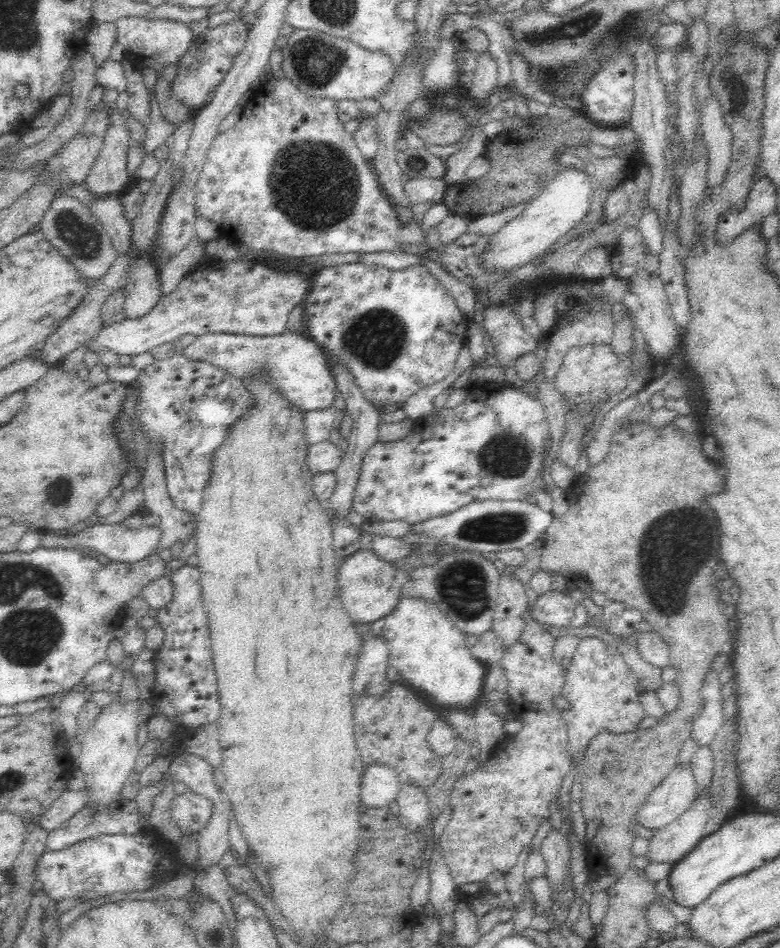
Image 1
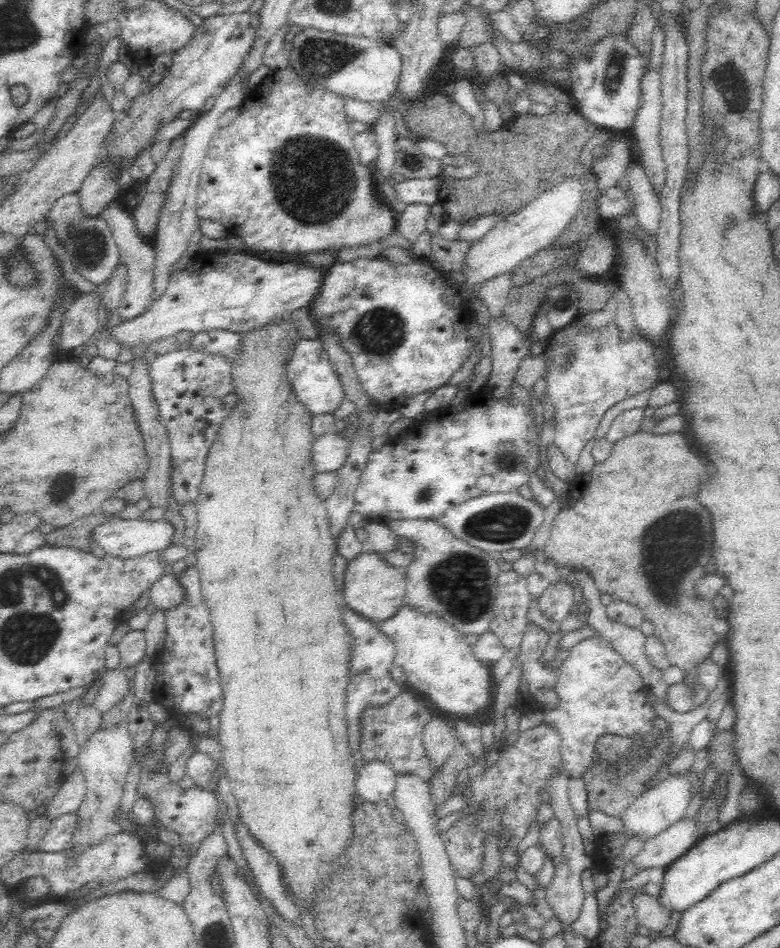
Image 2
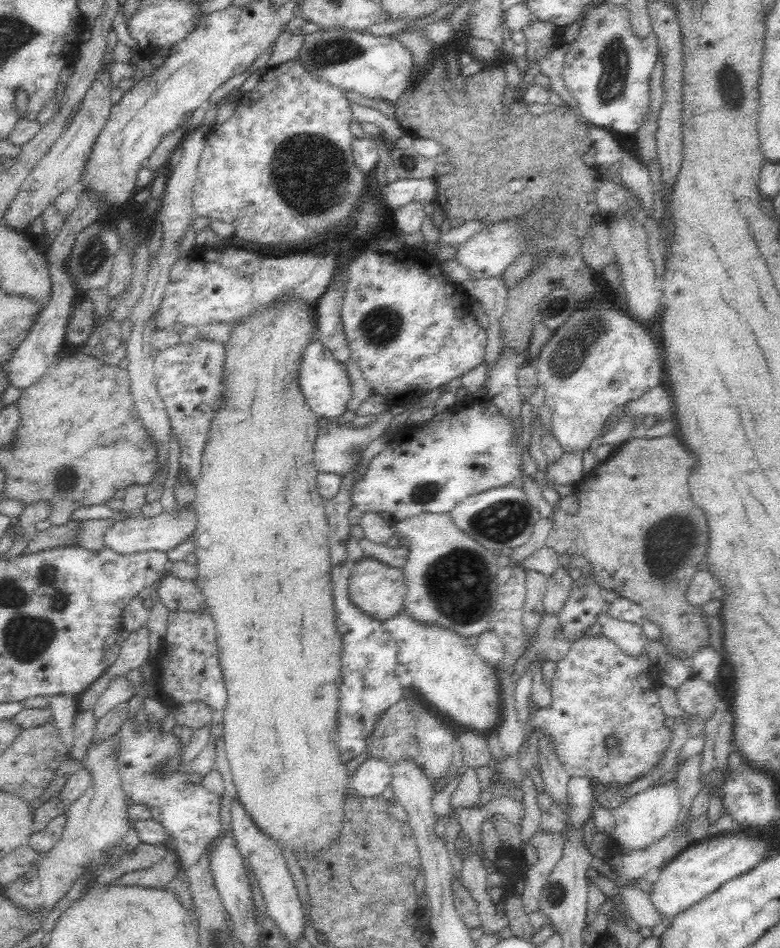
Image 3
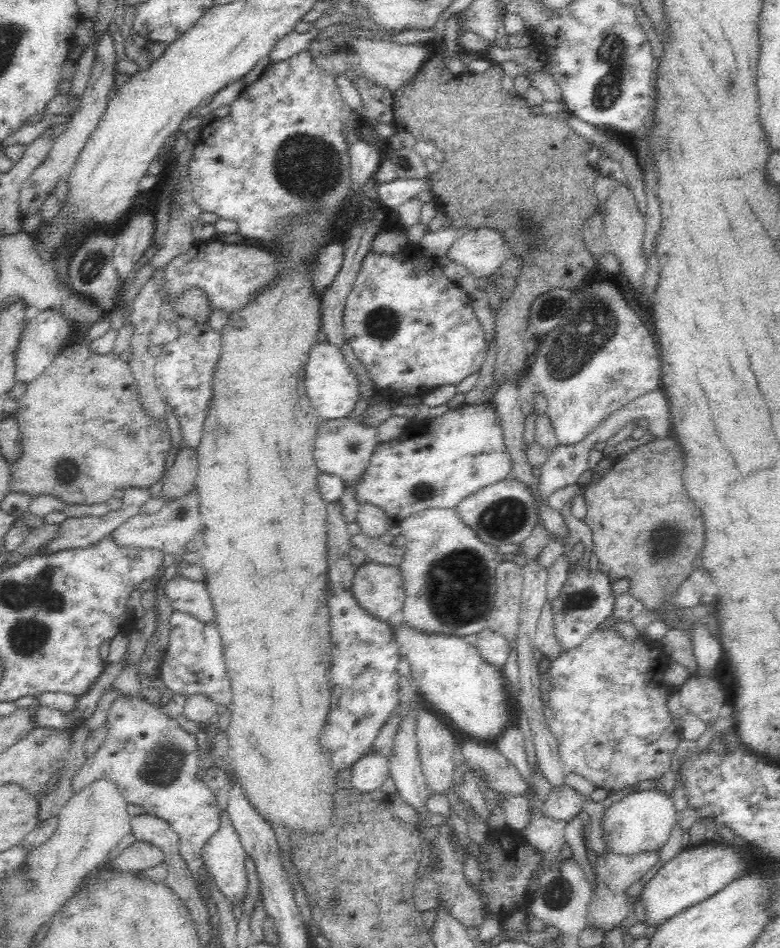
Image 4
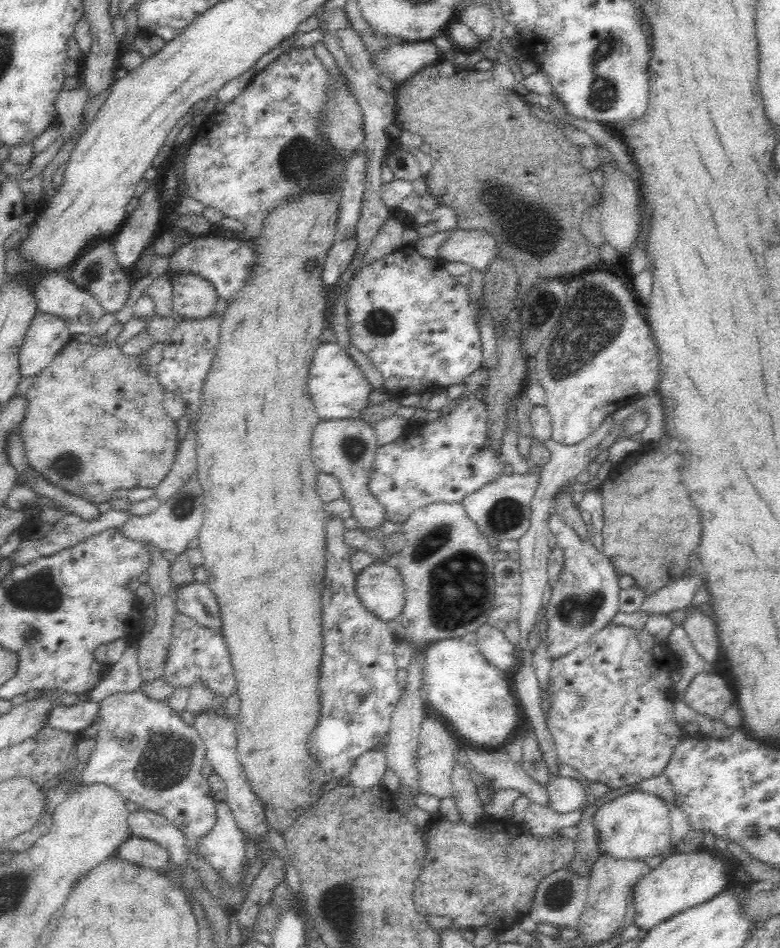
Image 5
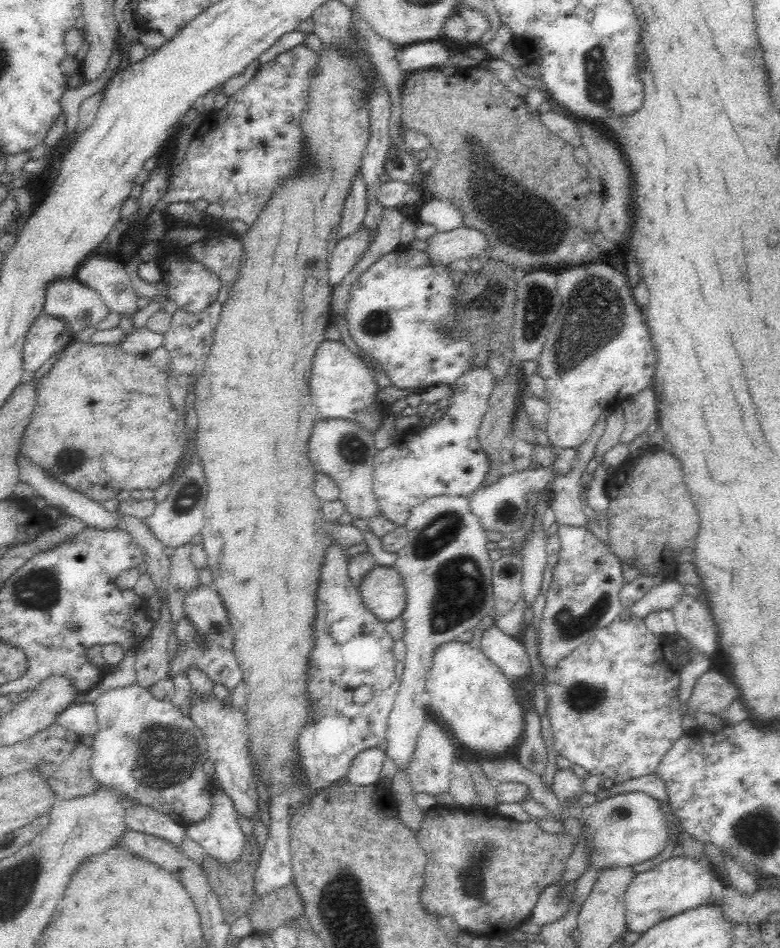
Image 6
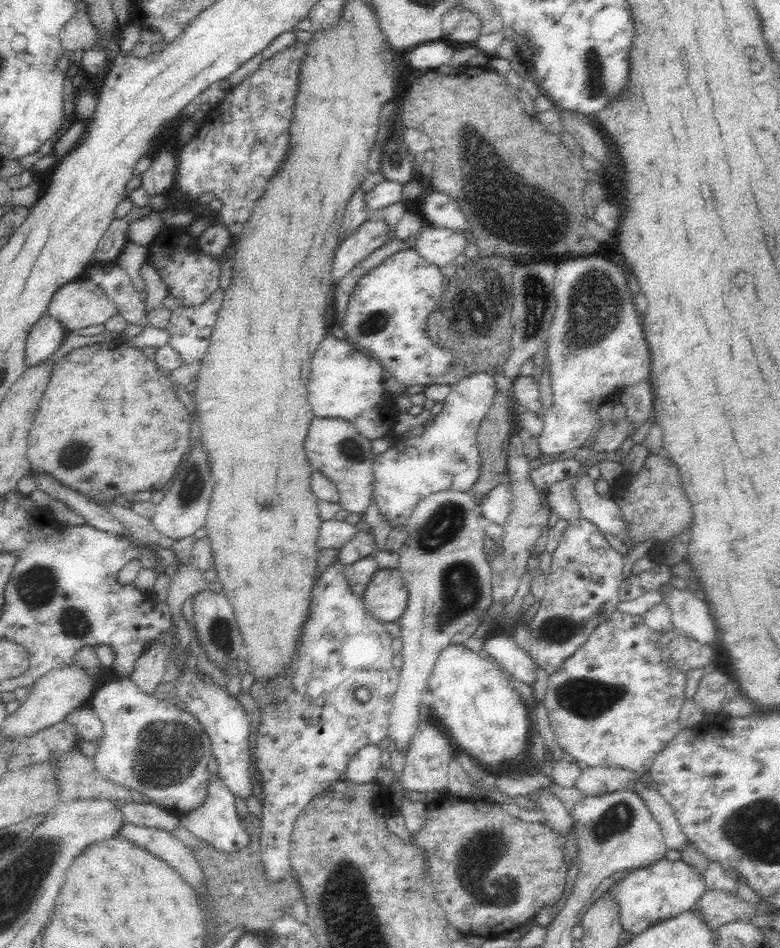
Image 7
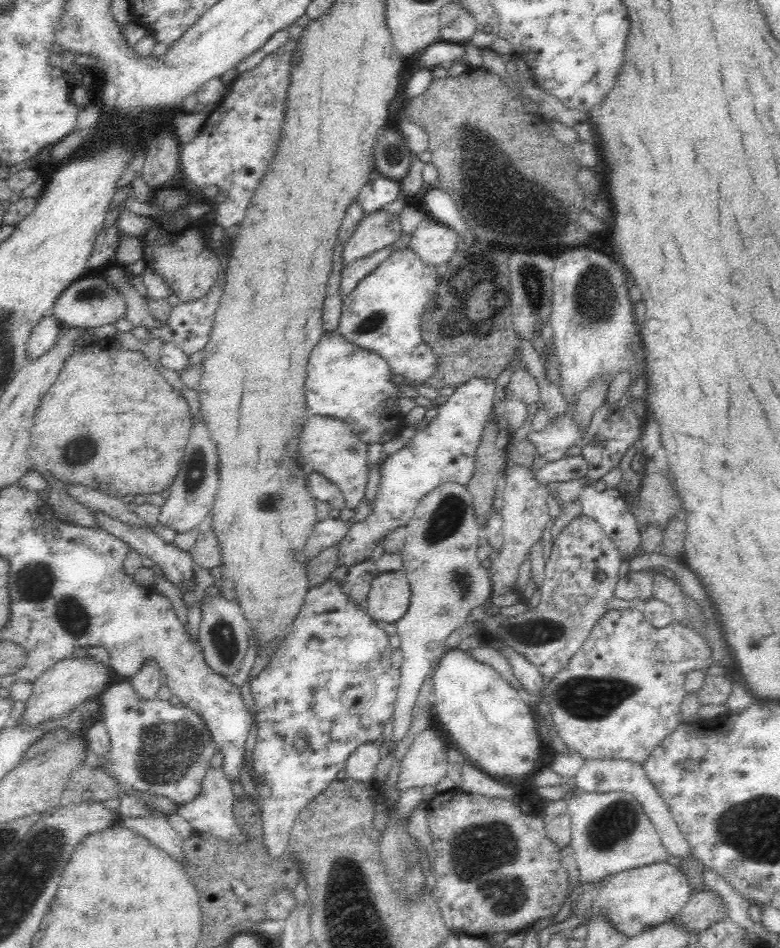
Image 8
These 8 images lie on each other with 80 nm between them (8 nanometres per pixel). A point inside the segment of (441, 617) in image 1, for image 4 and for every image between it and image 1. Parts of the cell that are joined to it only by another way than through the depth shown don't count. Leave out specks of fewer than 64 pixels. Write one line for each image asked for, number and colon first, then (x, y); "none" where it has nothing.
2: (435, 660)
3: (445, 668)
4: (449, 673)

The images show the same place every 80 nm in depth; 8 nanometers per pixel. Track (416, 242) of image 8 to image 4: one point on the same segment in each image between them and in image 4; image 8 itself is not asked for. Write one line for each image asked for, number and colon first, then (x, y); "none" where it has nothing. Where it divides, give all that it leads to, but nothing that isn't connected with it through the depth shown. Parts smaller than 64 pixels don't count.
4: (482, 251)
5: (477, 248)
6: (462, 243)
7: (439, 247)

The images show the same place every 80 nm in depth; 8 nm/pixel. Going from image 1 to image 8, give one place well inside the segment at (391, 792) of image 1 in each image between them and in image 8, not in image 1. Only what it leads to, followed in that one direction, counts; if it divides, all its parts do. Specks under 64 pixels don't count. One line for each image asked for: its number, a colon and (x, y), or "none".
2: (375, 781)
3: (374, 775)
4: (368, 774)
5: (367, 772)
6: (365, 769)
7: (363, 767)
8: (360, 766)

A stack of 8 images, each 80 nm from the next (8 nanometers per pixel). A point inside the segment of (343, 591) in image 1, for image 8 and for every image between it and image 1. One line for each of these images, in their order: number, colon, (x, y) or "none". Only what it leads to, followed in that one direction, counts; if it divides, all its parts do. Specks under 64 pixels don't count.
2: (374, 589)
3: (379, 590)
4: (379, 589)
5: (380, 588)
6: (382, 591)
7: (386, 597)
8: (388, 599)

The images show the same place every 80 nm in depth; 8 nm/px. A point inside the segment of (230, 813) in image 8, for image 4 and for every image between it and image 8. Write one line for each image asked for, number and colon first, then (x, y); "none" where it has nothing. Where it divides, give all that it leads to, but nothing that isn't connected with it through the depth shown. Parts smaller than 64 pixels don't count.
4: (223, 855)
5: (223, 847)
6: (219, 834)
7: (214, 822)

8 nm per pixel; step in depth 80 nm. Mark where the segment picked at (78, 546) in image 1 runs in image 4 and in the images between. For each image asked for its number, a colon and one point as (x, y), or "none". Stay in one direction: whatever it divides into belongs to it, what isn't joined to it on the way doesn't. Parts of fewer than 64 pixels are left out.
2: (121, 538)
3: (138, 534)
4: (175, 525)

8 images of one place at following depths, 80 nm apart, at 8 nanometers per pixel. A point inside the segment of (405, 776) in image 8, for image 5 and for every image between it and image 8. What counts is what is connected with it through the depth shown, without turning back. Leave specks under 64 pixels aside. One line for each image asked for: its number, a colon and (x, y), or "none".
5: (437, 747)
6: (428, 772)
7: (427, 760)

